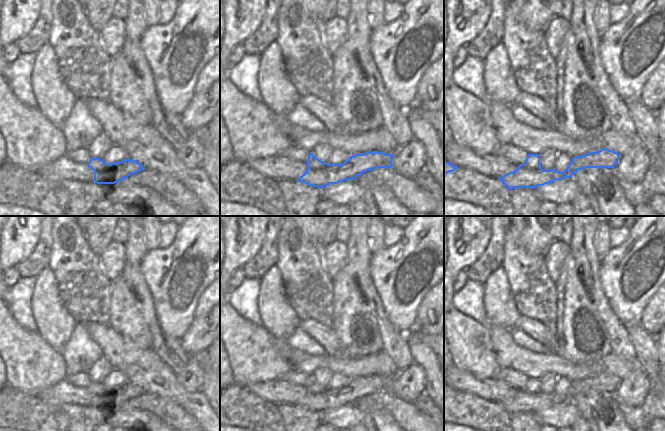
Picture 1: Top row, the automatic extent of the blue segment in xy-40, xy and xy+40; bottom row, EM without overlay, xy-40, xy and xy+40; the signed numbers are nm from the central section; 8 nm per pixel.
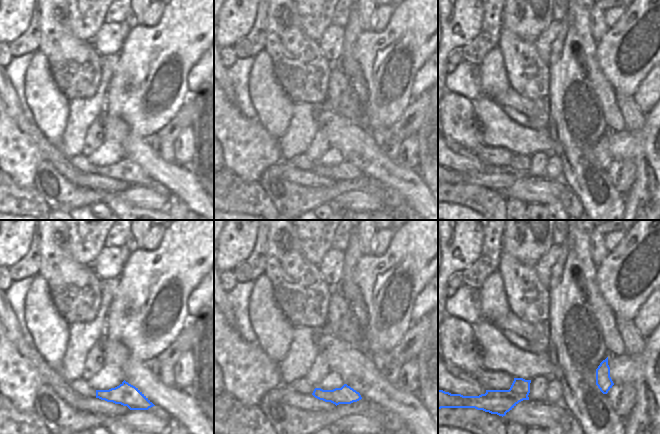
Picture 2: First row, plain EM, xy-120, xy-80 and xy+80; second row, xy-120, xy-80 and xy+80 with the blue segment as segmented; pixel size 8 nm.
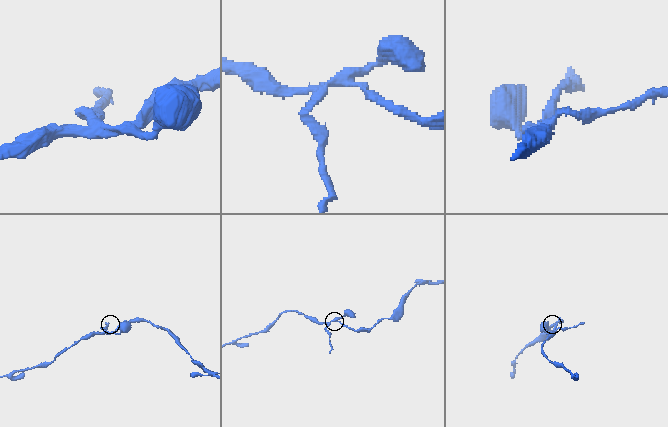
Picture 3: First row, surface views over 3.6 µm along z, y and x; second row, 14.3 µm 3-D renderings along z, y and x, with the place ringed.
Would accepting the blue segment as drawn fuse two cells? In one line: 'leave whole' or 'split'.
leave whole

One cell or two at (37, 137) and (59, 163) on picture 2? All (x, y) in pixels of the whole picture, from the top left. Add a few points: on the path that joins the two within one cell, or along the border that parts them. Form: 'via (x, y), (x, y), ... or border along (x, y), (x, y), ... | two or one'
via (42, 143), (55, 157) | one

